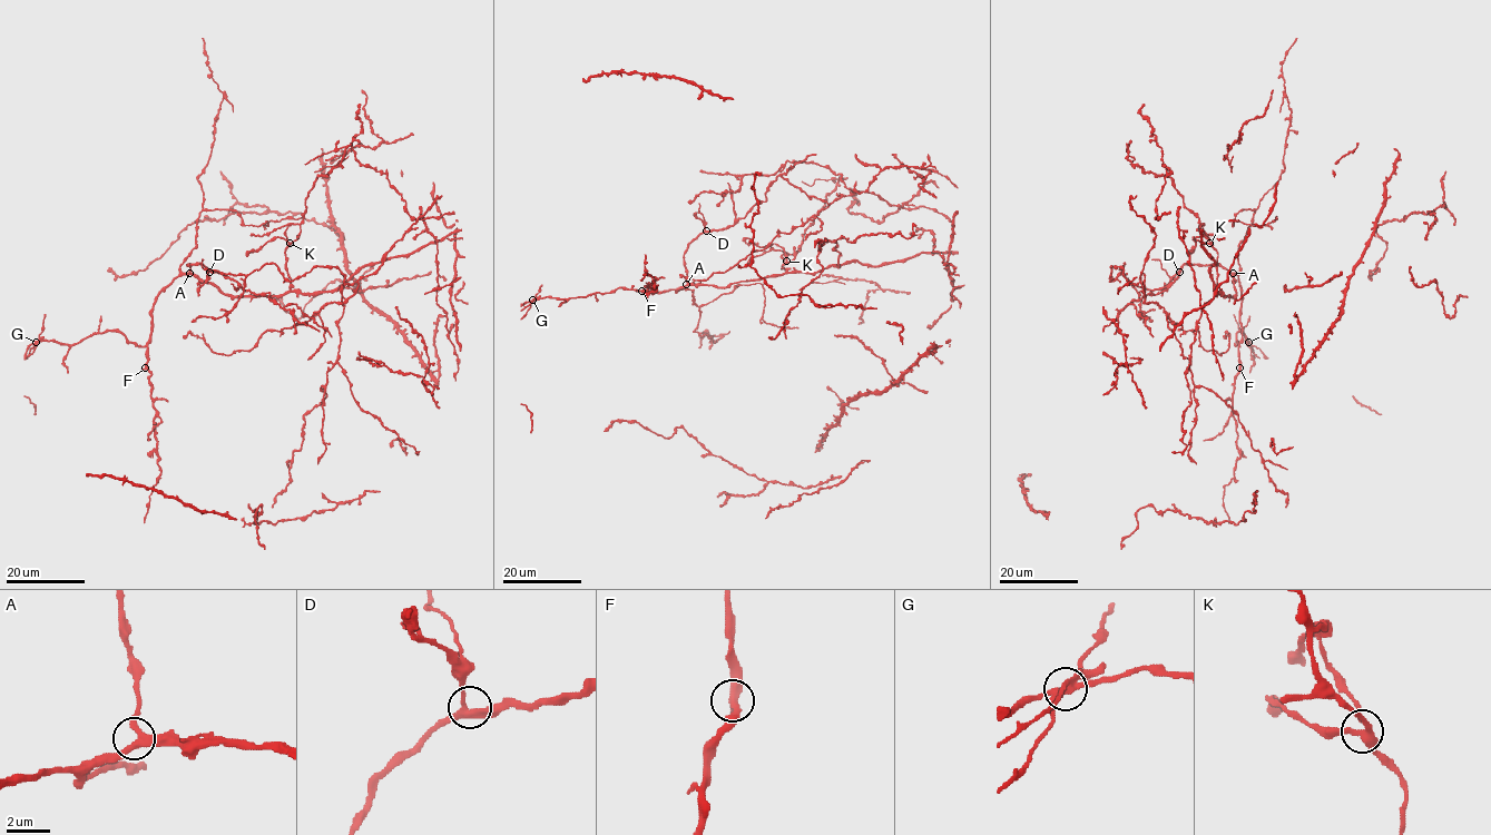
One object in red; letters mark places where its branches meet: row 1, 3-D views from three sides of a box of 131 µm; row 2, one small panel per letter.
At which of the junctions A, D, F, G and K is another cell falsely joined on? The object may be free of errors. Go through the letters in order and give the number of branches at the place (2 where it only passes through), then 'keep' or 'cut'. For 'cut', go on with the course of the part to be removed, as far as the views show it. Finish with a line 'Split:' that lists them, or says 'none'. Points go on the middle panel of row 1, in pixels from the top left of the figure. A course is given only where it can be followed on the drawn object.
A: 3 branches meet; keep
D: 3 branches meet; keep
F: 3 branches meet; keep
G: 5 branches meet; cut
K: 4 branches meet; keep
Split: G

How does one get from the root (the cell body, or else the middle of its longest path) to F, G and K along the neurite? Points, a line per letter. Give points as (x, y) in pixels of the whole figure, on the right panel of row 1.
F: (1203, 246), (1215, 261), (1209, 277), (1216, 291), (1234, 296), (1234, 274), (1237, 275), (1242, 292), (1239, 367)
G: (1203, 246), (1215, 261), (1216, 291), (1234, 296), (1237, 275), (1239, 346), (1236, 341), (1242, 331), (1249, 342)
K: (1203, 246), (1215, 261), (1209, 267), (1213, 287), (1222, 293), (1217, 281), (1217, 252), (1209, 243)

